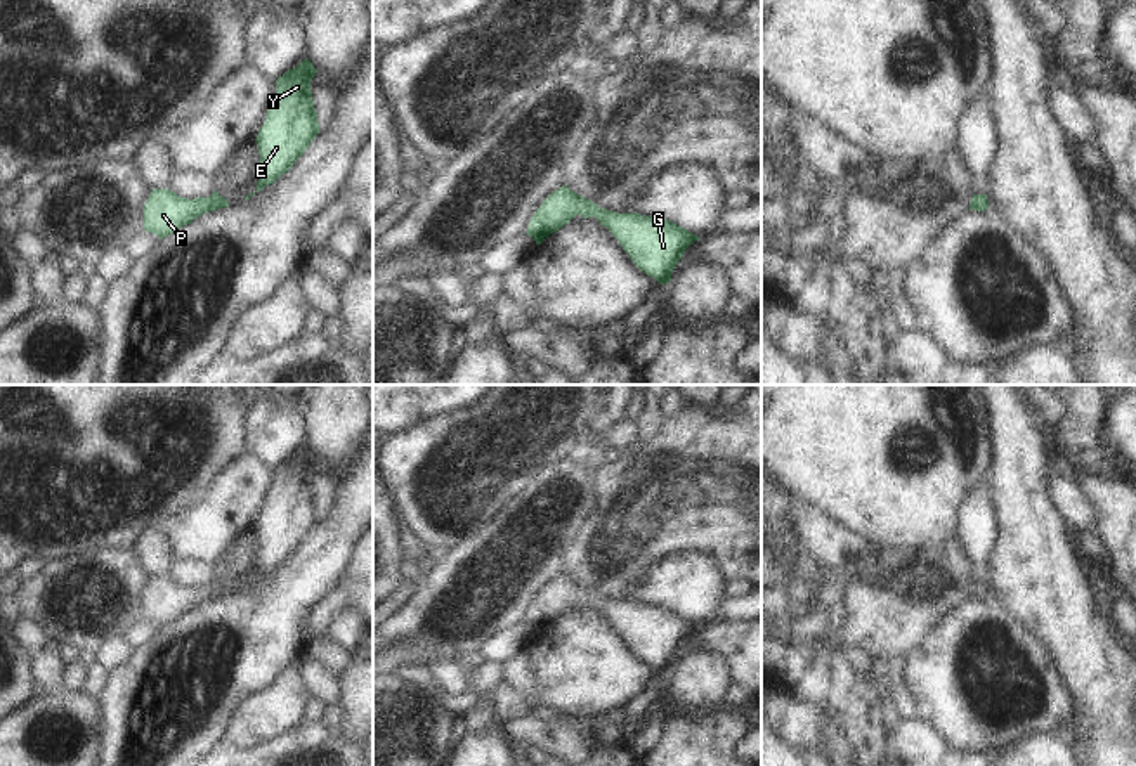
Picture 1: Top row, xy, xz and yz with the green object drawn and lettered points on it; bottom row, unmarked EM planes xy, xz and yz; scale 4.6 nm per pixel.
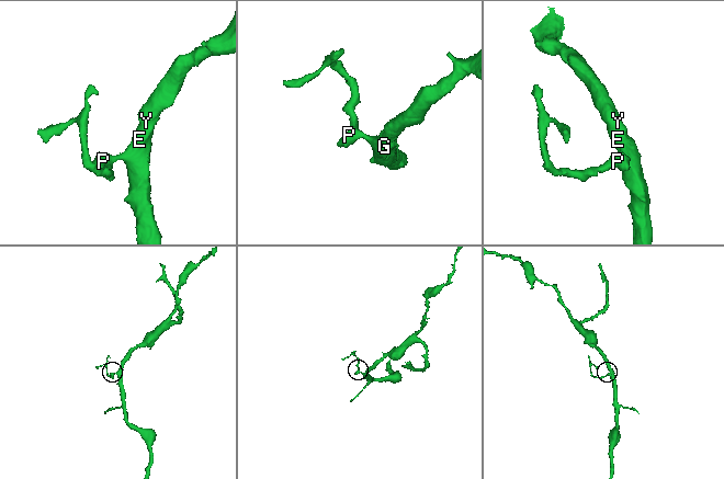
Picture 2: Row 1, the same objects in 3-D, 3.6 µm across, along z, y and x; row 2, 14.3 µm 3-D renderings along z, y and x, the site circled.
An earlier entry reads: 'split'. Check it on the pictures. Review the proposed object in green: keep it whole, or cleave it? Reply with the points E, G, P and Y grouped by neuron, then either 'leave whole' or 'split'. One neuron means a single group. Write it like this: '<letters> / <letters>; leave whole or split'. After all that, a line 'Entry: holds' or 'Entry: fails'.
E G P Y; leave whole
Entry: fails

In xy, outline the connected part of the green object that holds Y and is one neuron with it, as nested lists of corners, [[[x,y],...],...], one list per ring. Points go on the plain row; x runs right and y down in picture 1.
[[[309,447],[276,470],[276,484],[255,527],[258,534],[257,579],[274,572],[305,541],[319,522],[310,470],[317,458]]]

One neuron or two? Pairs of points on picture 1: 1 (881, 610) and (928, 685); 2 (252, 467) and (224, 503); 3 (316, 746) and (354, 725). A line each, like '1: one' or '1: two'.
1: two
2: one
3: two

